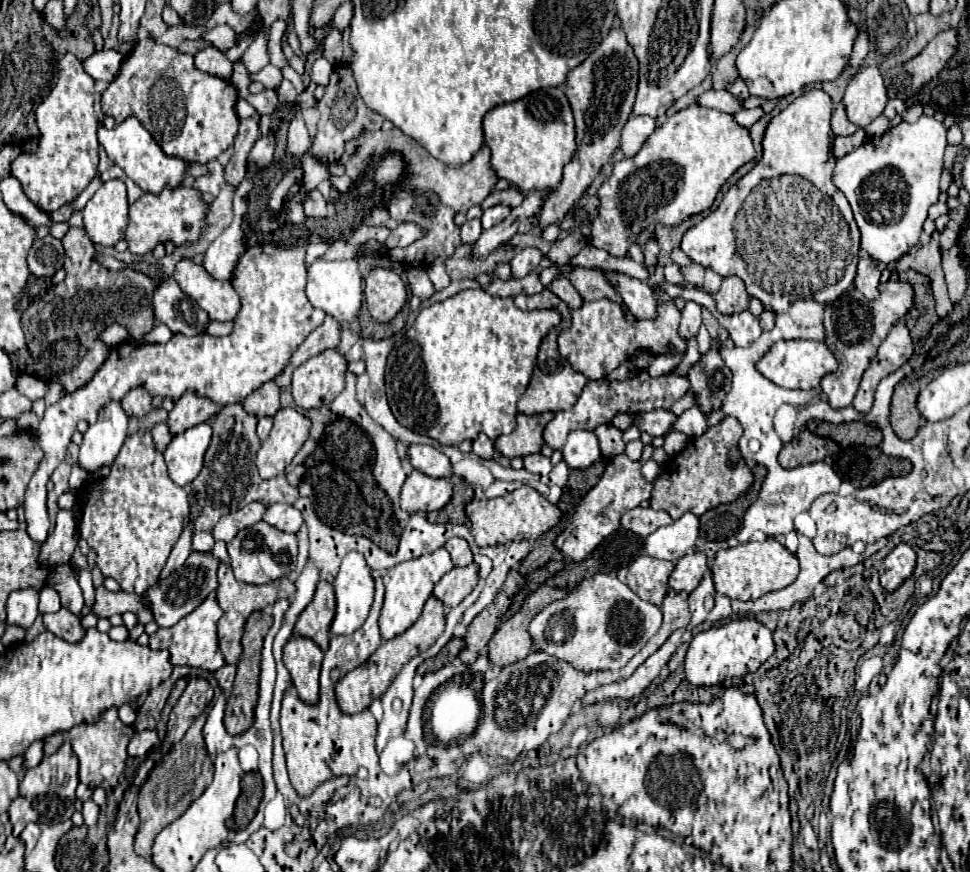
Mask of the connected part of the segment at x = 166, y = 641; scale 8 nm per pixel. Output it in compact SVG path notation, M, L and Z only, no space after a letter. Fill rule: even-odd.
M210 595L200 607L196 607L188 617L180 619L172 629L158 629L150 637L150 649L168 649L172 665L190 665L190 667L216 671L226 665L224 655L218 647L218 633L216 633L216 625L222 613L224 611L220 609L216 597Z

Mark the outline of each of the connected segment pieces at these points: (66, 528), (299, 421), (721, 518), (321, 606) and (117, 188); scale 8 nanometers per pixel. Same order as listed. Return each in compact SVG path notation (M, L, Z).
M60 509L56 519L56 529L42 545L40 561L48 567L70 563L76 547L76 519L70 509Z
M286 407L274 415L274 427L270 437L262 443L256 467L262 479L272 479L282 475L294 455L300 451L310 435L310 419L298 409Z
M756 465L754 467L754 483L748 489L748 493L744 493L734 503L718 505L716 509L706 511L700 517L700 537L704 537L706 541L726 541L726 539L734 537L740 529L740 521L742 521L746 509L756 501L766 473L768 471L764 465Z
M320 581L314 601L302 611L294 627L294 635L312 639L322 651L326 651L330 643L330 625L334 613L336 613L334 589L328 581Z
M106 181L84 207L88 237L98 245L116 245L128 227L128 207L124 181Z

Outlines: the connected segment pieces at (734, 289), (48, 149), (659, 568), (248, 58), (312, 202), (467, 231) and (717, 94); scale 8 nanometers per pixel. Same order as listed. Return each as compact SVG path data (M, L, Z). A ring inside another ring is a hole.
M724 277L720 291L714 293L712 297L716 301L716 309L722 315L732 315L732 313L746 311L748 303L750 303L744 281L740 277Z
M66 53L58 63L58 83L36 109L36 121L38 121L38 129L40 129L38 151L32 155L22 153L12 163L12 175L22 183L26 197L34 205L38 205L42 211L56 211L62 205L74 201L96 175L96 169L98 169L98 137L96 137L98 119L94 115L92 105L94 105L94 79L84 71L82 61L78 61L72 53Z
M642 555L628 567L620 569L618 579L628 585L640 599L660 607L668 593L668 577L672 569L672 561L660 561L650 555Z
M264 25L256 39L250 43L250 47L244 51L242 55L242 63L248 69L248 73L258 73L262 67L268 65L268 49L266 49L266 35L268 35L268 27Z
M314 189L310 193L310 199L304 201L304 211L306 217L326 217L326 201L318 189Z
M472 219L472 221L466 221L462 225L462 243L476 243L478 237L482 233L482 225L480 225L480 219Z
M710 89L704 95L700 95L698 103L704 107L714 107L714 109L726 111L726 113L738 113L744 109L744 101L736 99L730 91L716 91L716 89Z

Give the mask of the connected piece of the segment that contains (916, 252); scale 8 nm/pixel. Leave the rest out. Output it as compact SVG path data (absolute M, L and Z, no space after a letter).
M936 231L930 239L930 243L922 249L910 249L904 257L900 257L896 271L920 271L930 277L932 281L932 291L936 299L936 313L940 317L946 317L952 313L954 303L948 297L948 287L944 281L944 271L942 271L942 253L940 253L940 233Z

